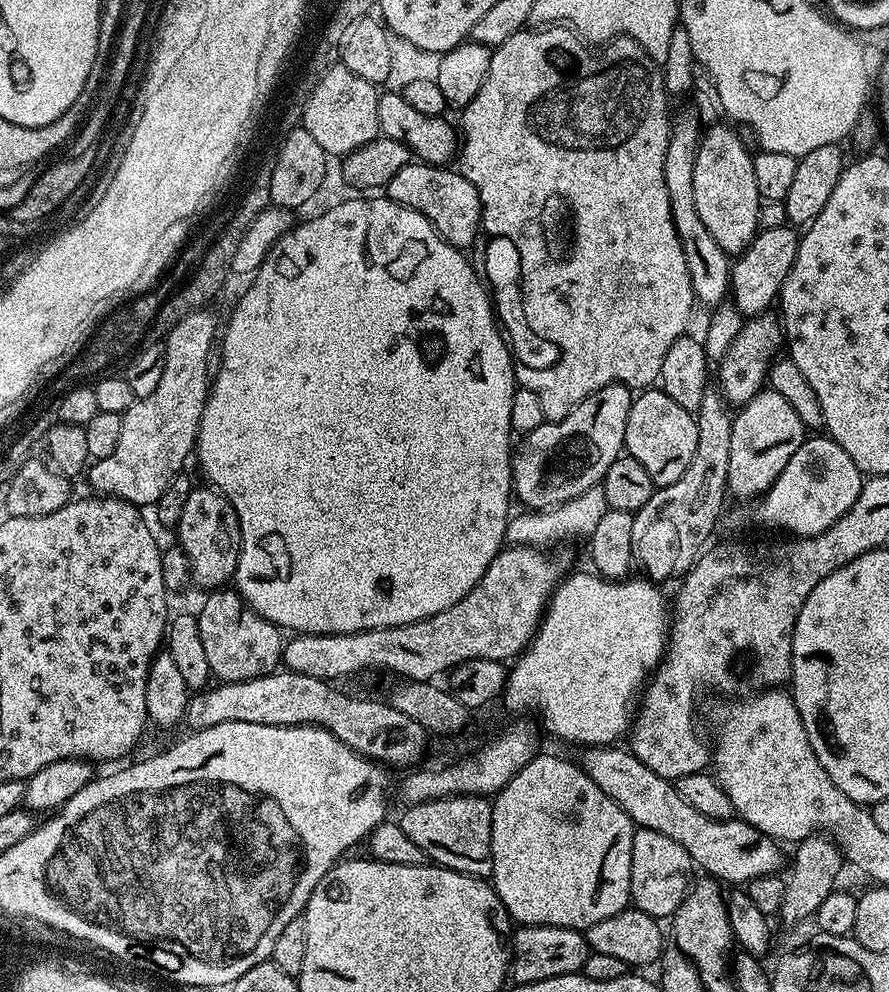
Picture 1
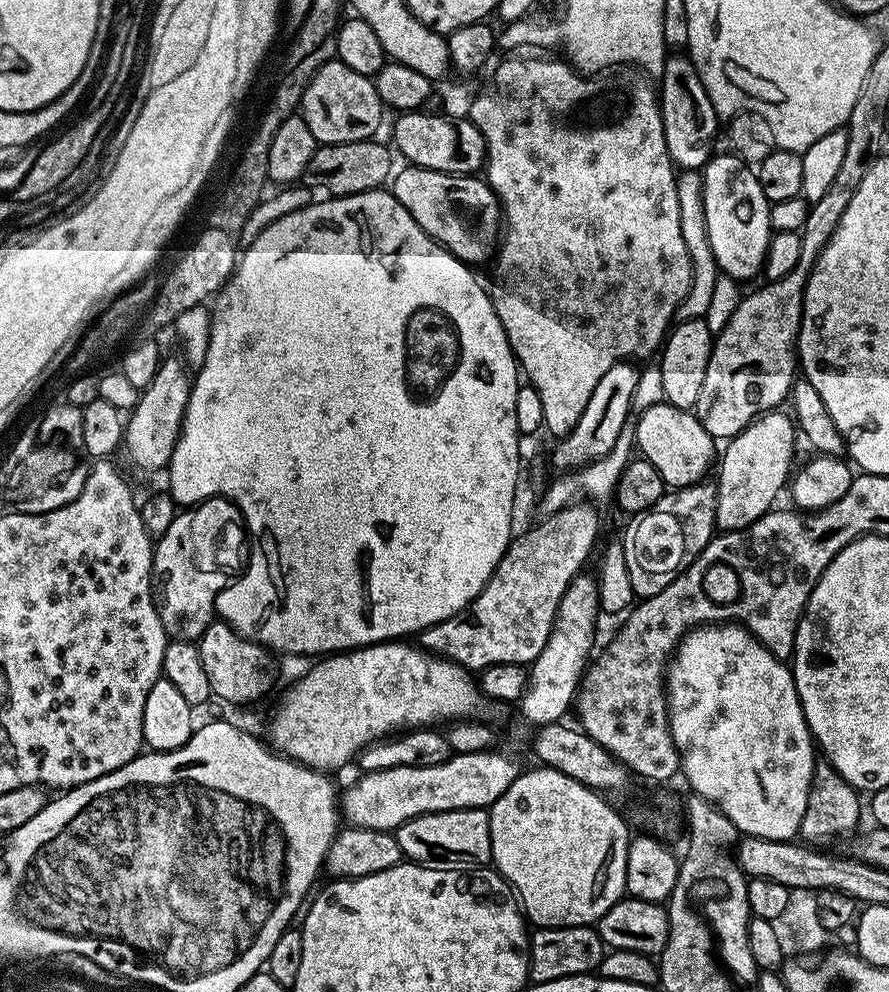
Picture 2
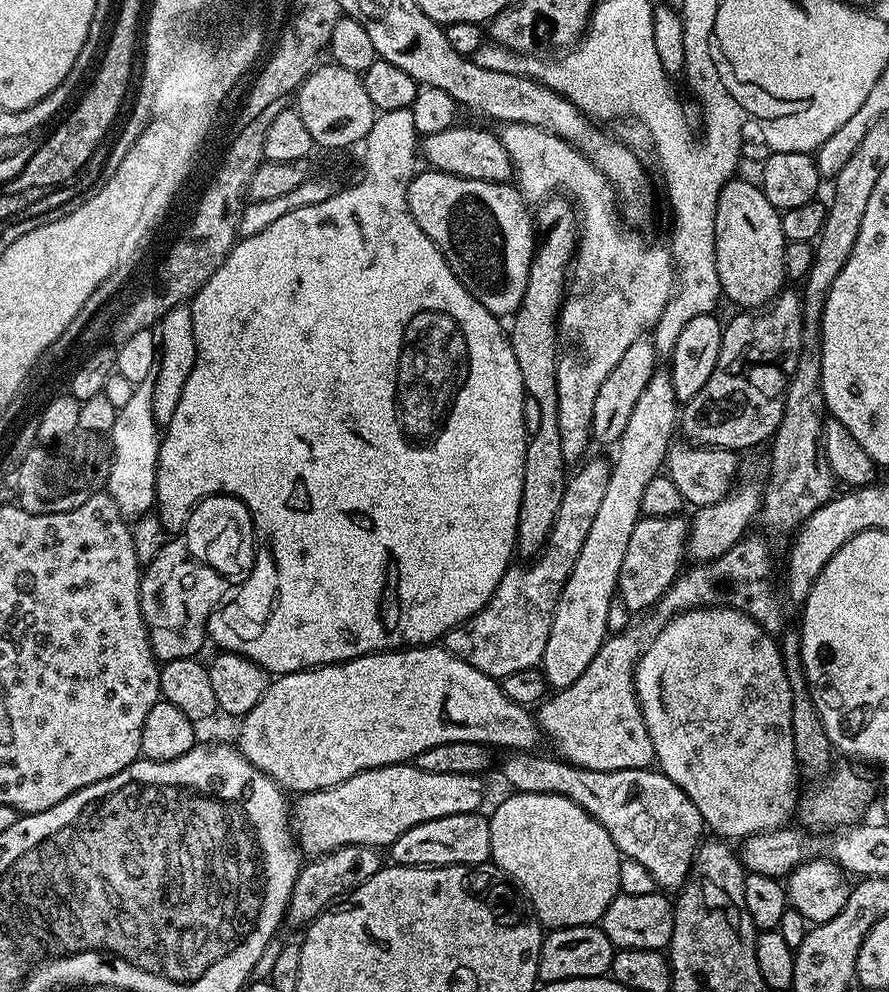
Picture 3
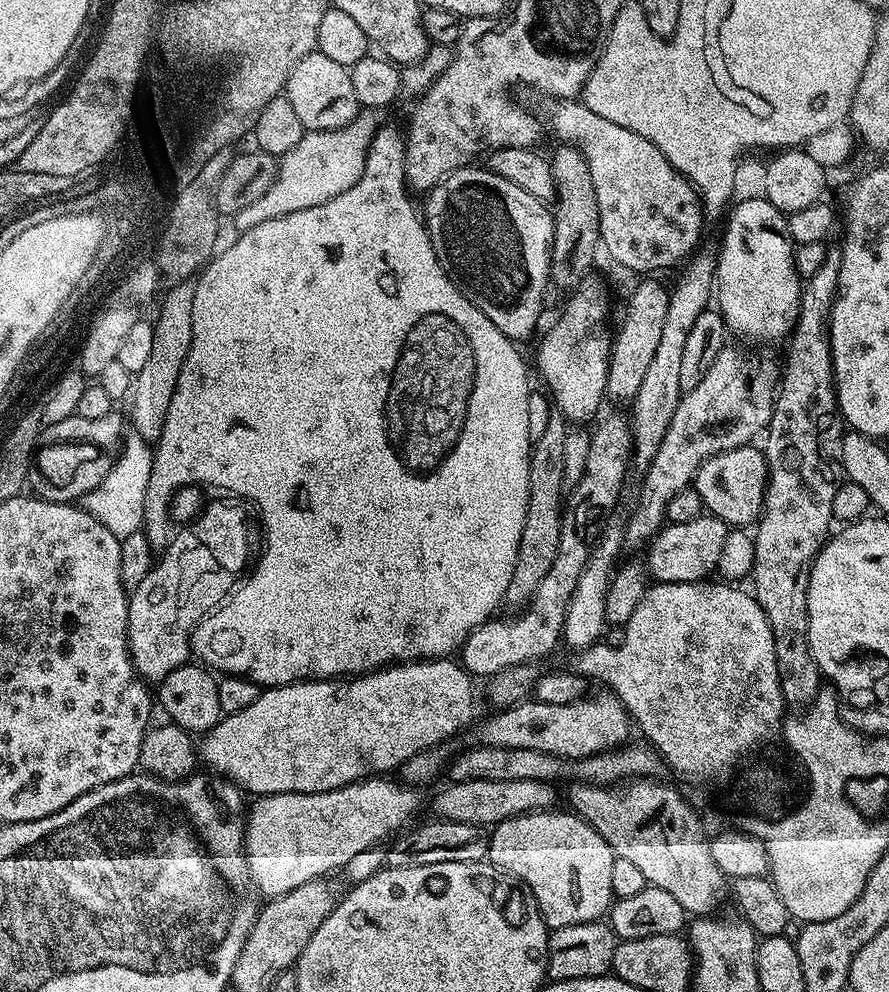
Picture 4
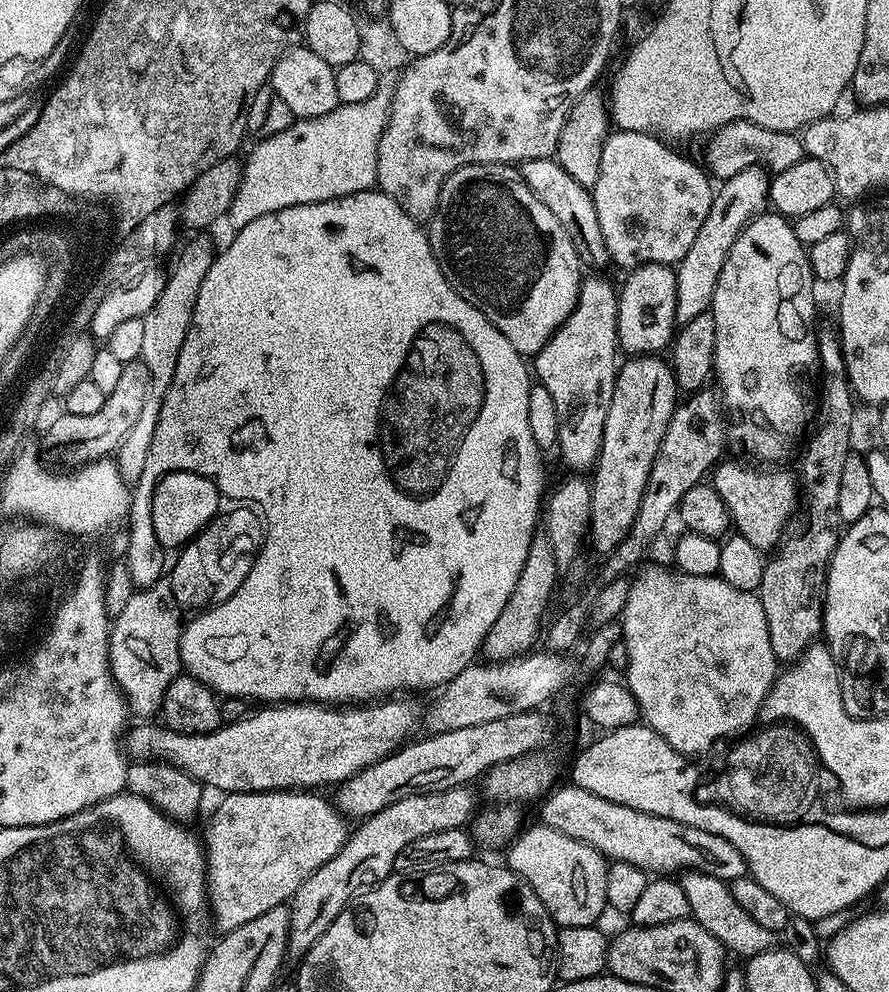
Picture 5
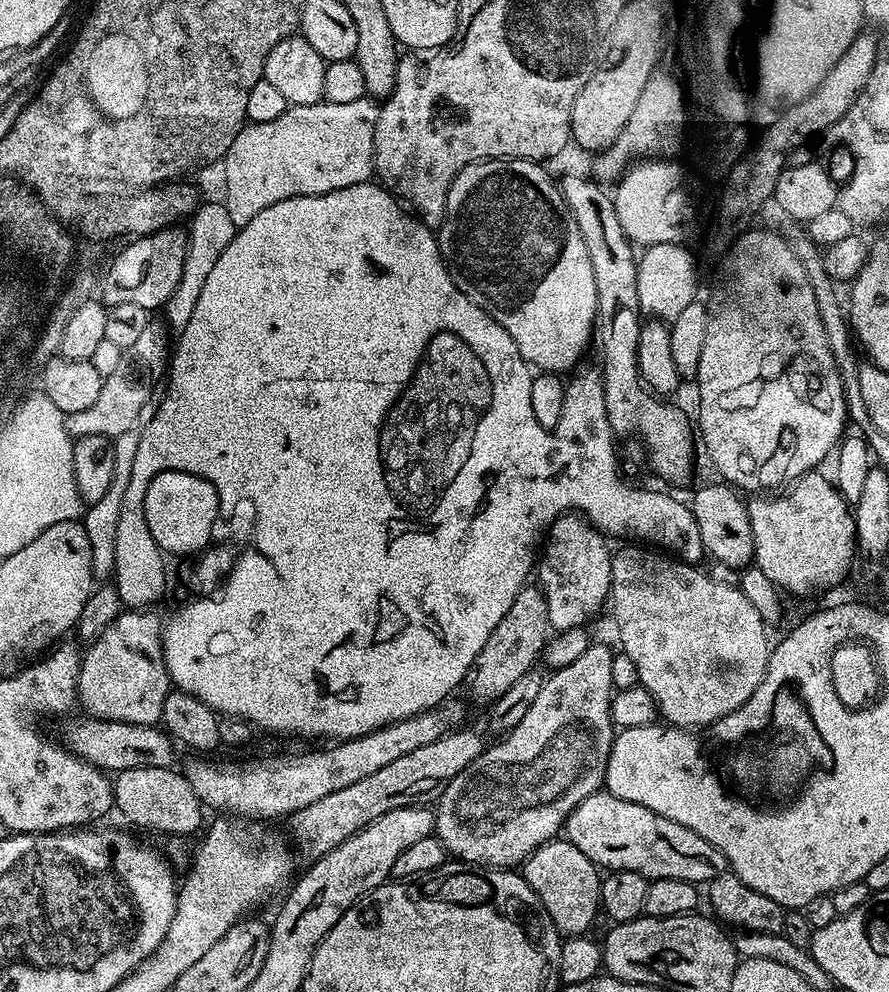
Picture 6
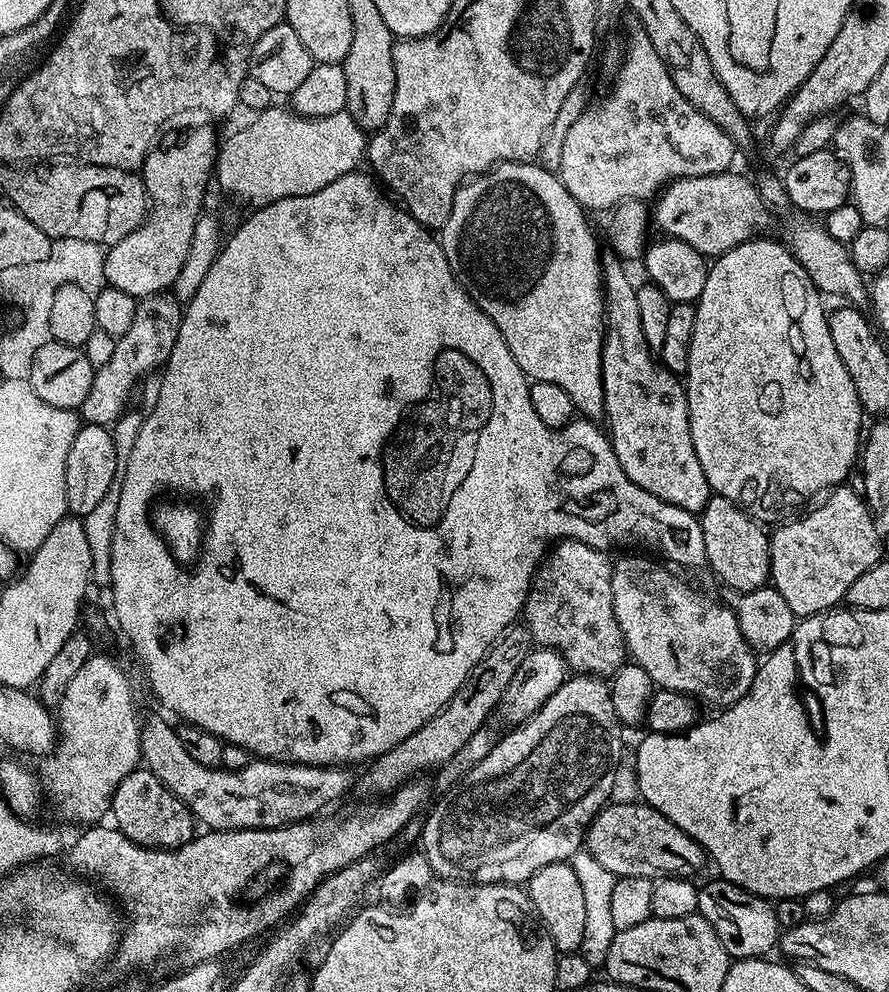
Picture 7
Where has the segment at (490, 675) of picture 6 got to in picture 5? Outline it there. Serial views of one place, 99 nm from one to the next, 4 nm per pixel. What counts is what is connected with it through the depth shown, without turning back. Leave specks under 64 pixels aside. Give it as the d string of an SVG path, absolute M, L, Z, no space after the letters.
M533 536L530 550L526 554L526 566L522 566L522 574L518 574L518 586L514 586L514 594L510 594L502 614L498 614L494 626L490 626L490 634L486 634L484 639L482 652L489 661L499 662L527 656L537 647L536 639L541 639L546 624L544 615L548 612L548 603L552 600L559 572L562 572L562 568L556 563L556 555L547 536Z

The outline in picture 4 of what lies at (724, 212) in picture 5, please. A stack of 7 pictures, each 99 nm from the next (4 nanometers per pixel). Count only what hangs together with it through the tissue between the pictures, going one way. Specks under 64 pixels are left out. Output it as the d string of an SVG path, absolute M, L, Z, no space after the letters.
M697 251L695 256L684 266L684 277L671 289L666 310L666 323L662 325L662 338L658 341L658 351L650 362L650 370L642 377L642 386L638 386L638 394L630 402L632 416L632 459L640 470L645 470L658 453L658 446L666 435L667 427L682 397L682 350L686 347L686 338L698 314L709 311L714 300L716 286L716 256L713 253Z

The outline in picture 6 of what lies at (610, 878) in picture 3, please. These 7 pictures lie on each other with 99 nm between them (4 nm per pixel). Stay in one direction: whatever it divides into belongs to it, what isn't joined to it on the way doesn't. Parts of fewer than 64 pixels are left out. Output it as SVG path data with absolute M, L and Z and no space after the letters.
M566 838L547 840L538 850L528 855L522 865L524 881L538 894L540 907L554 922L561 937L582 936L596 920L596 912L601 911L601 873L595 864Z

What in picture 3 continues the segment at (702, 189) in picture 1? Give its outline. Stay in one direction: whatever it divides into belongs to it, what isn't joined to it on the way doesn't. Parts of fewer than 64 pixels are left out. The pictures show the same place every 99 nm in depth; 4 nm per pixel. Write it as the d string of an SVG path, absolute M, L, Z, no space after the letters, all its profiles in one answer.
M733 178L718 194L714 221L717 239L717 270L721 290L744 310L762 309L785 287L784 245L780 212L766 198L759 183Z

